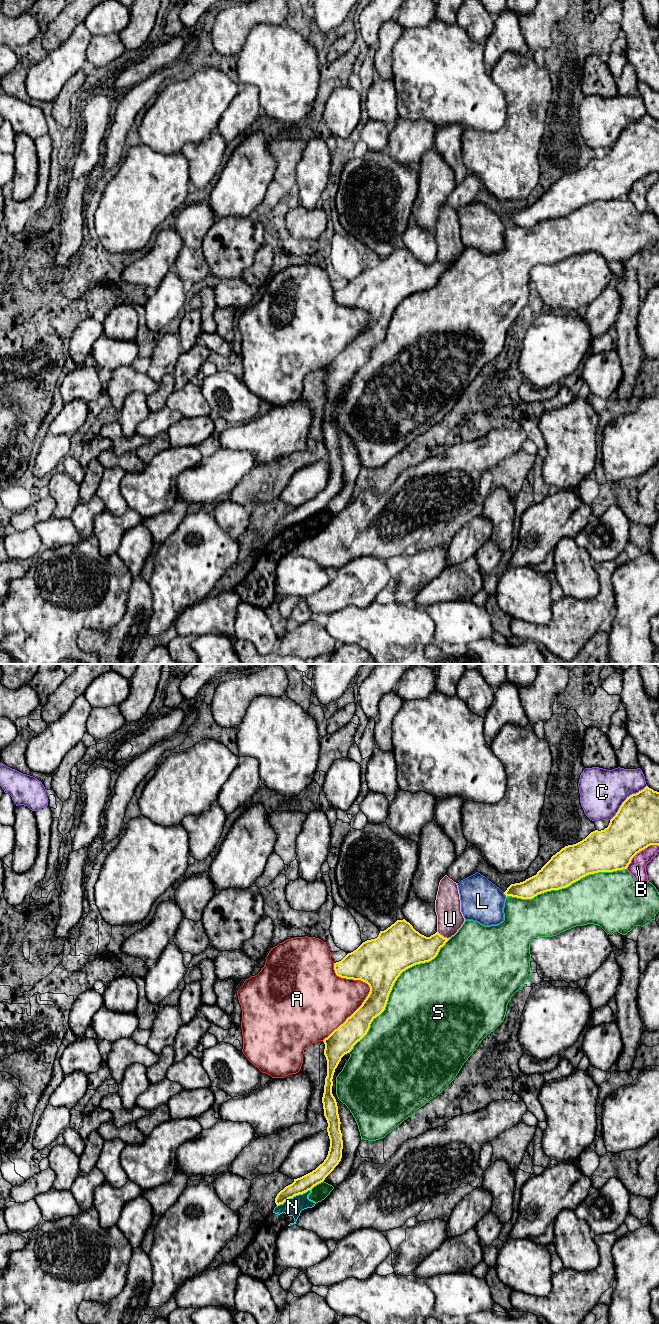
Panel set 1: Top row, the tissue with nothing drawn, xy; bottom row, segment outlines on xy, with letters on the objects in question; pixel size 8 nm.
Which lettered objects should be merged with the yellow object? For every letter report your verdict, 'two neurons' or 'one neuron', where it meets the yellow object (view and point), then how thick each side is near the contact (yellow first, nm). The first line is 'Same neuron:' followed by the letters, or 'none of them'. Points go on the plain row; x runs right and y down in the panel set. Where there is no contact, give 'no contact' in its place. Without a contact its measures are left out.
Same neuron: none of them
A: two neurons; contact xy (369, 321); calibres 360 and 320 nm
B: two neurons; contact xy (640, 178); calibres 380 and 140 nm
C: two neurons; contact xy (625, 128); calibres 380 and 360 nm
L: two neurons; contact xy (504, 221); calibres 160 and 340 nm
N: two neurons; contact xy (293, 524); calibres 130 and 140 nm
S: two neurons; contact xy (392, 314); calibres 380 and 500 nm
U: two neurons; contact xy (442, 264); calibres 260 and 220 nm

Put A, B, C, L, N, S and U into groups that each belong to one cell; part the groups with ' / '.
A / B / C / L / N S / U

